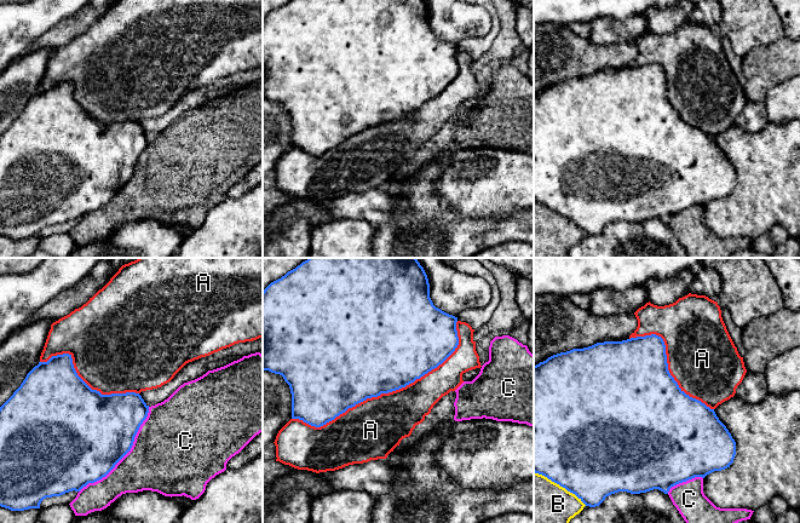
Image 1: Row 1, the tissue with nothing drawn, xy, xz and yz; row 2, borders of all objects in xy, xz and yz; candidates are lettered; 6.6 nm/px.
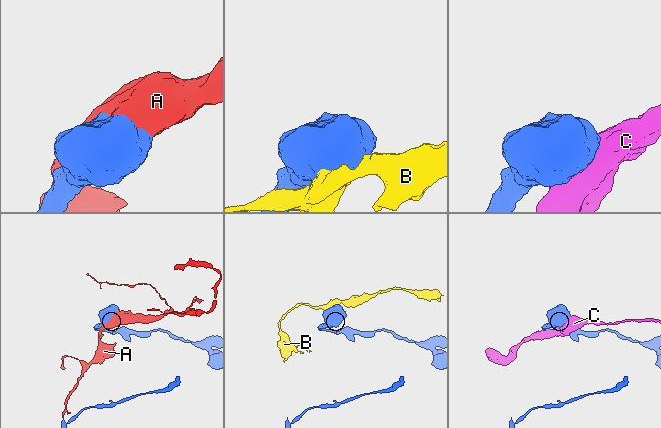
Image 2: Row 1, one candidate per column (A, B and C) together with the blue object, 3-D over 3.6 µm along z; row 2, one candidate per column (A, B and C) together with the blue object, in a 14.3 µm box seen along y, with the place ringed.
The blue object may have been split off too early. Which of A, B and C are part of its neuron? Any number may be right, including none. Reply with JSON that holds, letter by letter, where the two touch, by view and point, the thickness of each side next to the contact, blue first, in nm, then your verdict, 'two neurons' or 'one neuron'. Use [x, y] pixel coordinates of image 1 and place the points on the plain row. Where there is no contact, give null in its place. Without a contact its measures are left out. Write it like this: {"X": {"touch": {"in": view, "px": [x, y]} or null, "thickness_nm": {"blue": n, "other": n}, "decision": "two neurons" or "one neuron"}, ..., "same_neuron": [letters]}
{"A": {"touch": {"in": "xz", "px": [387, 121]}, "thickness_nm": {"blue": 500, "other": 380}, "decision": "one neuron"}, "B": {"touch": {"in": "yz", "px": [560, 214]}, "thickness_nm": {"blue": 500, "other": 480}, "decision": "two neurons"}, "C": {"touch": {"in": "xy", "px": [126, 182]}, "thickness_nm": {"blue": 500, "other": 440}, "decision": "two neurons"}, "same_neuron": ["A"]}

